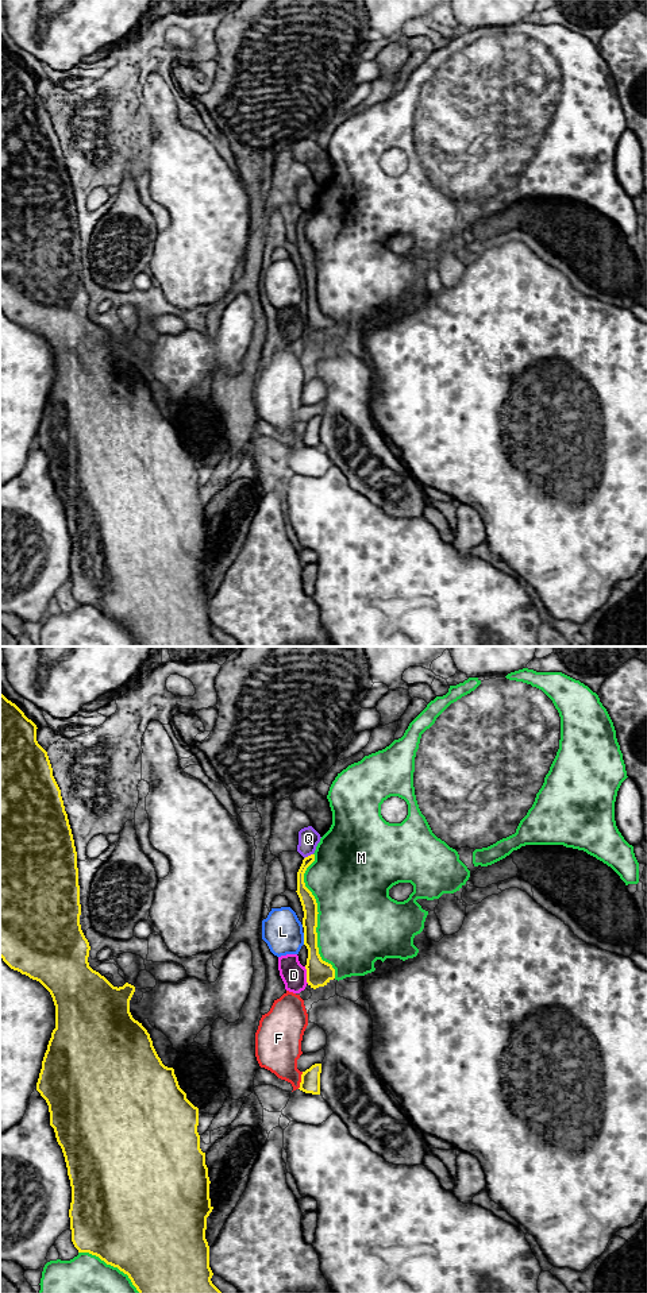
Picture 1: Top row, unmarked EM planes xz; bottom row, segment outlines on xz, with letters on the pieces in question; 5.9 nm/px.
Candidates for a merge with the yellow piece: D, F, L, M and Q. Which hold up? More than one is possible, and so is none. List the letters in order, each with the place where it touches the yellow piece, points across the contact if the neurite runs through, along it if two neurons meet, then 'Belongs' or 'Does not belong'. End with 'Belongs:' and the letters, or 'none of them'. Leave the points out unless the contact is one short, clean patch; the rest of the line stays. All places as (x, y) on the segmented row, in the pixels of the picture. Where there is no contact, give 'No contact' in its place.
D: Touches yellow at xz (307, 975). Boundary: xz (304, 967), (308, 983). Does not belong
F: Touches yellow at xz (301, 1080). Does not belong
L: Touches yellow at xz (304, 938). Does not belong
M: Touches yellow at xz (316, 917). Does not belong
Q: Touches yellow at xz (308, 856). Does not belong
Belongs: none of them

